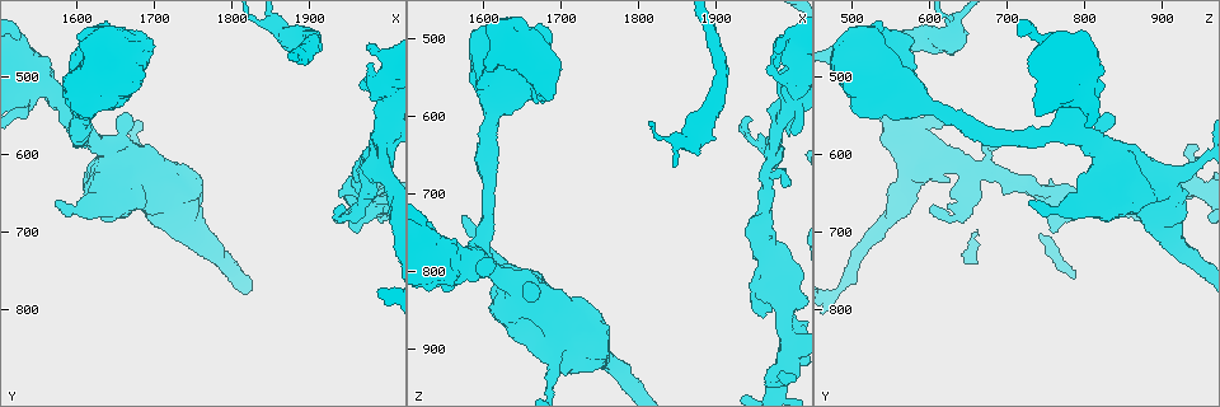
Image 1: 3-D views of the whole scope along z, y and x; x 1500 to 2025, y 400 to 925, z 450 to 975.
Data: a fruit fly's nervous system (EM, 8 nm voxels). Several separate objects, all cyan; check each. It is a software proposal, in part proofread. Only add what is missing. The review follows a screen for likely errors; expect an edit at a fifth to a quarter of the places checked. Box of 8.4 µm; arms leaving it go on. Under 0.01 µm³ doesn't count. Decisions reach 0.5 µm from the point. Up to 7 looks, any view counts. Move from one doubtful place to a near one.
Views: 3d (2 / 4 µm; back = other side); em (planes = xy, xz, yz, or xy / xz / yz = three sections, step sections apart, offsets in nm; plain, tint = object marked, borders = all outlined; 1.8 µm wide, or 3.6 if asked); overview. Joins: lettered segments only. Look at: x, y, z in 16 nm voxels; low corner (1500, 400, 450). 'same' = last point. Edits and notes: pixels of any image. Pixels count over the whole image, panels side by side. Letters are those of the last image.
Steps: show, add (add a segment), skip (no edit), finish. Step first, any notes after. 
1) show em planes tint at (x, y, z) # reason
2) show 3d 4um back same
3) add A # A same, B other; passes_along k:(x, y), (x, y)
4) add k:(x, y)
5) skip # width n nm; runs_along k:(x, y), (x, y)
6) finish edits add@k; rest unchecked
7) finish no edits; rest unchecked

show em planes plain at (1945, 670, 600) # thin end

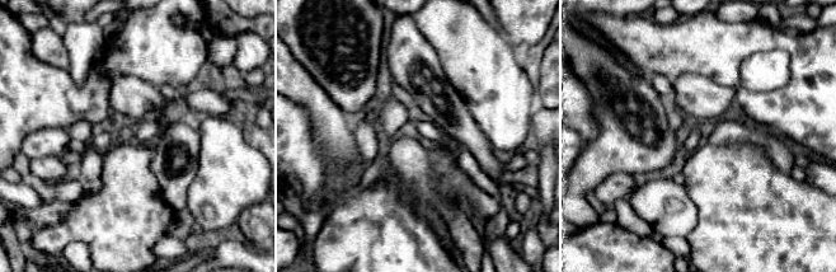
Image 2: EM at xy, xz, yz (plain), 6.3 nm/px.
show em planes borders same # what lies round it

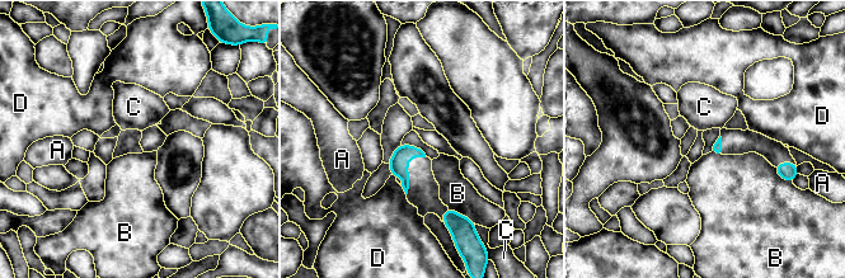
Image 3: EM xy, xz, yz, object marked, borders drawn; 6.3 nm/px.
skip # A other, B other, C other, D other; border 3:(449, 207), (469, 217); none of them fits

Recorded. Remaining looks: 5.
show 3d 2um at (1895, 475, 635) # branch stops here

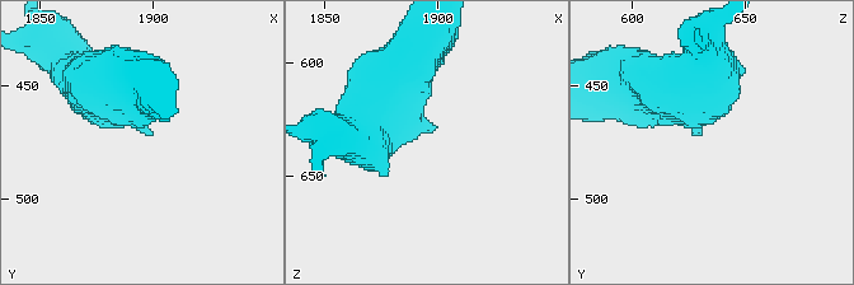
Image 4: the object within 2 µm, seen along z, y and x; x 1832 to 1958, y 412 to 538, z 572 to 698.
show em xz step 16 borders at (1897, 471, 632) # shape alone is not enough

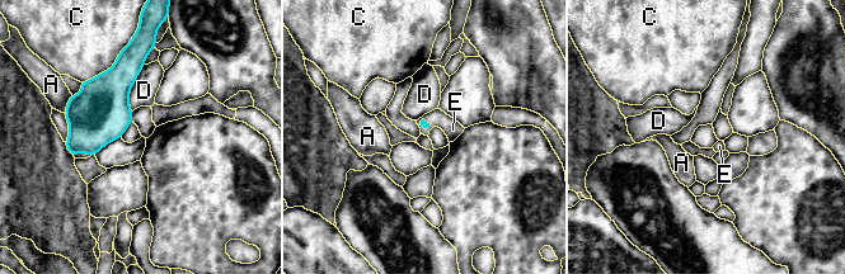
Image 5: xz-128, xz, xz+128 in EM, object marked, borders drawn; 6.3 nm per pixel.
show em planes borders same

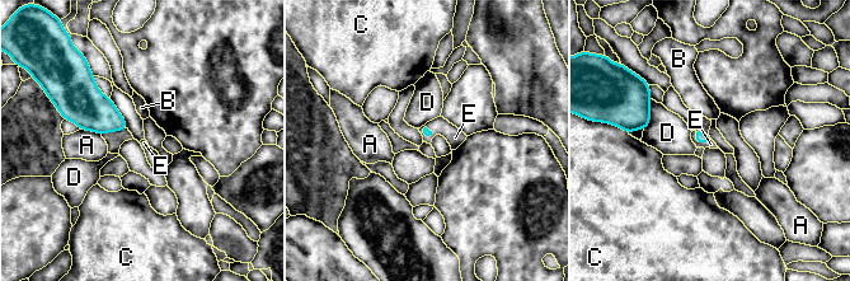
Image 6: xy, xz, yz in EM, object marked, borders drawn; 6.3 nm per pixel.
add E # longest_contact D 200 nm; A other, B other, C other, D other, E same; passes_along 6:(700, 136), (700, 141), (710, 144); it goes on there

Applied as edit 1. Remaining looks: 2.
finish edits add@6; rest unchecked

